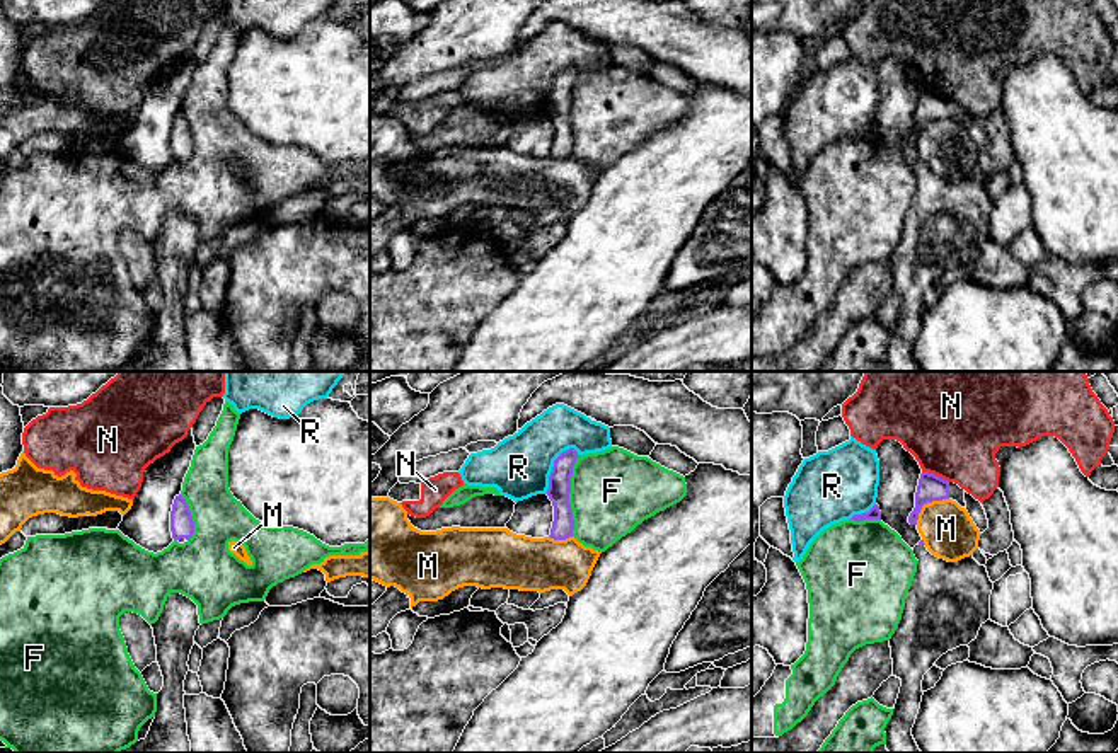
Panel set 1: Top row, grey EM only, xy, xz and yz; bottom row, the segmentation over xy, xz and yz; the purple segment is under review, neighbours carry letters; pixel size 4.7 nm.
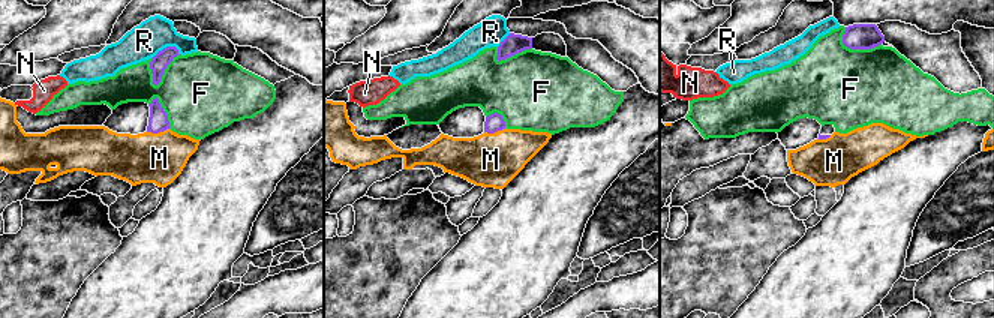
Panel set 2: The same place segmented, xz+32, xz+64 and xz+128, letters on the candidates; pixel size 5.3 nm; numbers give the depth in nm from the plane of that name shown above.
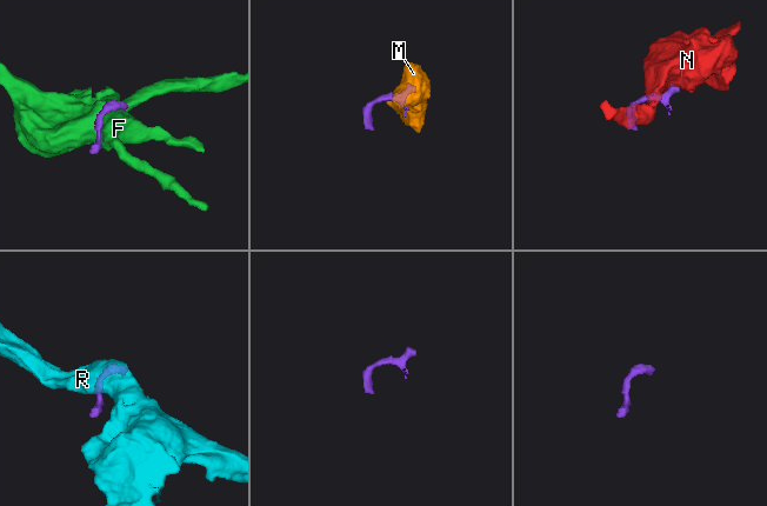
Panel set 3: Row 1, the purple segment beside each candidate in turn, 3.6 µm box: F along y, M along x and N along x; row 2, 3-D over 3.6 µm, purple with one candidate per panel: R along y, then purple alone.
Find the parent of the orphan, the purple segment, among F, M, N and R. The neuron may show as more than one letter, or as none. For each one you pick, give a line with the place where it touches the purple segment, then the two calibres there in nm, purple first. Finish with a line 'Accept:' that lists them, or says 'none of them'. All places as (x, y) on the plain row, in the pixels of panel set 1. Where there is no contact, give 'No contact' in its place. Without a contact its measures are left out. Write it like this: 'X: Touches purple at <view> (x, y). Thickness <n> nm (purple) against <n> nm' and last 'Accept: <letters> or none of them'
Accept: none of them

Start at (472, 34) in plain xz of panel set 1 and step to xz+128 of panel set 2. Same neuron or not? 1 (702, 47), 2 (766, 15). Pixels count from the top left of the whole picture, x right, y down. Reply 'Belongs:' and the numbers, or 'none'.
Belongs: 1, 2

